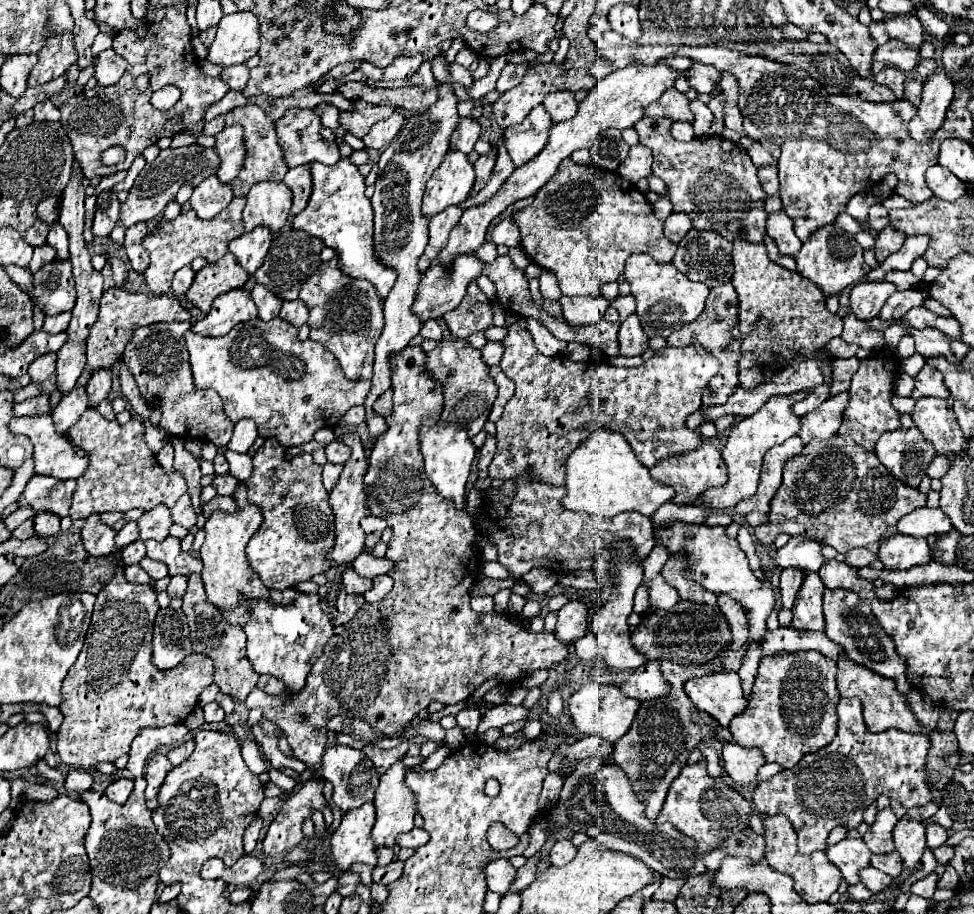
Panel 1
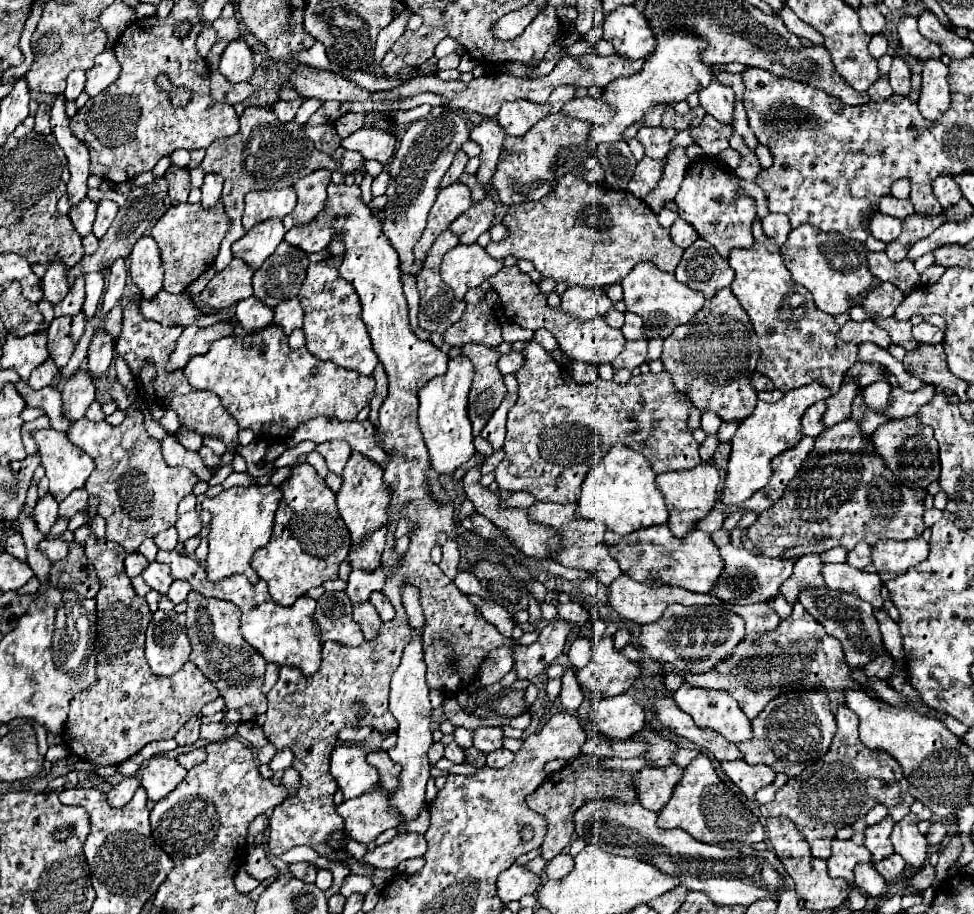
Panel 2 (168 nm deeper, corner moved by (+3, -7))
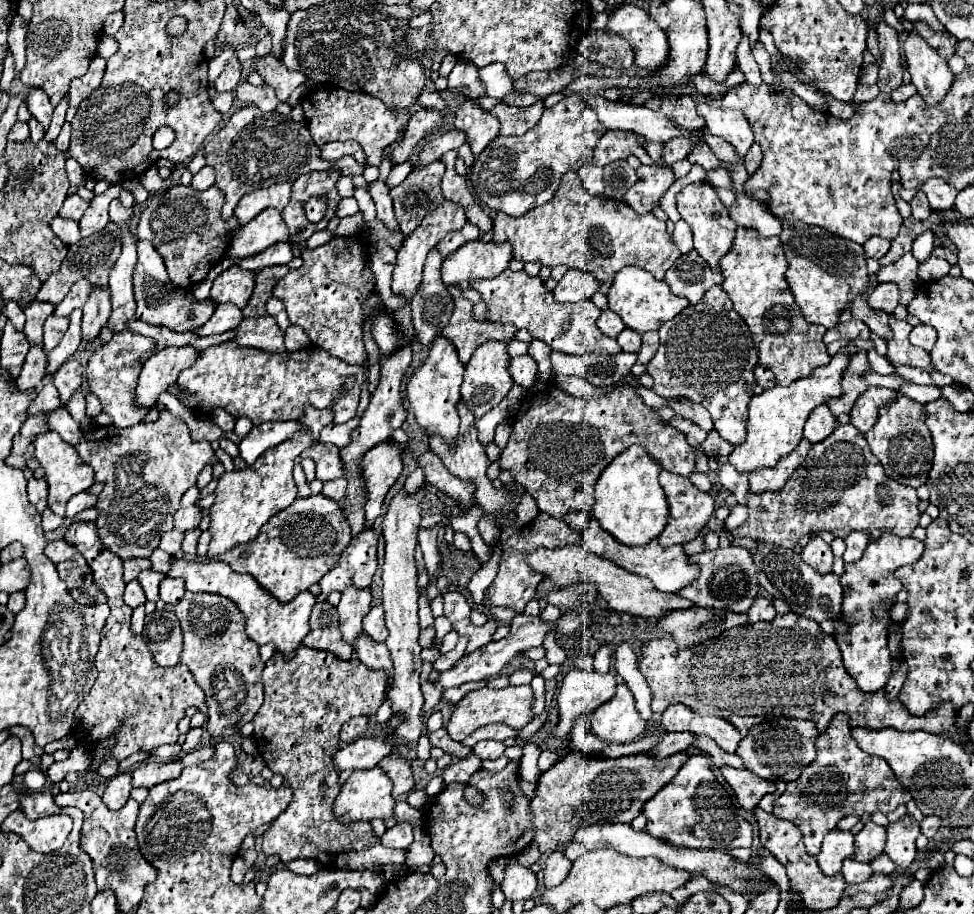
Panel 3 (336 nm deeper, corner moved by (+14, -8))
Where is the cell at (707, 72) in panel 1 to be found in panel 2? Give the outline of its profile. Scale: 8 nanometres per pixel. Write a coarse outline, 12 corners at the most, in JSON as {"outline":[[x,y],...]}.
{"outline":[[712,80],[700,92],[700,106],[728,126],[734,122],[732,88]]}

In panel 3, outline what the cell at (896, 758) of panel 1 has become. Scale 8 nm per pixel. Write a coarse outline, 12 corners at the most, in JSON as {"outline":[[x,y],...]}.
{"outline":[[839,713],[775,799],[809,855],[847,815],[907,803],[887,761]]}

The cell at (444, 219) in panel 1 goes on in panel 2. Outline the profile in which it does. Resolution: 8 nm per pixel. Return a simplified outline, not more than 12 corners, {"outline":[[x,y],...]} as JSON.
{"outline":[[450,230],[436,238],[422,272],[418,322],[444,334],[466,300],[440,280],[444,254],[458,246]]}

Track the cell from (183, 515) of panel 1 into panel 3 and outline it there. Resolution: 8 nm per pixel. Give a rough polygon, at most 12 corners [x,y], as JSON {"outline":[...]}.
{"outline":[[191,487],[181,497],[173,521],[177,531],[197,529],[201,507],[195,505],[199,489]]}

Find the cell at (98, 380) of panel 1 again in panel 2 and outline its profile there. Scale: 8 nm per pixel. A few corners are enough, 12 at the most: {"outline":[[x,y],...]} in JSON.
{"outline":[[102,328],[88,348],[88,370],[102,376],[114,360],[114,336]]}

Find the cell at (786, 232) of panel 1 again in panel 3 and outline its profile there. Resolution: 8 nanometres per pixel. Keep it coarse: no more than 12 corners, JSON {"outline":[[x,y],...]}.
{"outline":[[739,195],[733,221],[761,237],[781,233],[781,221],[751,197]]}

